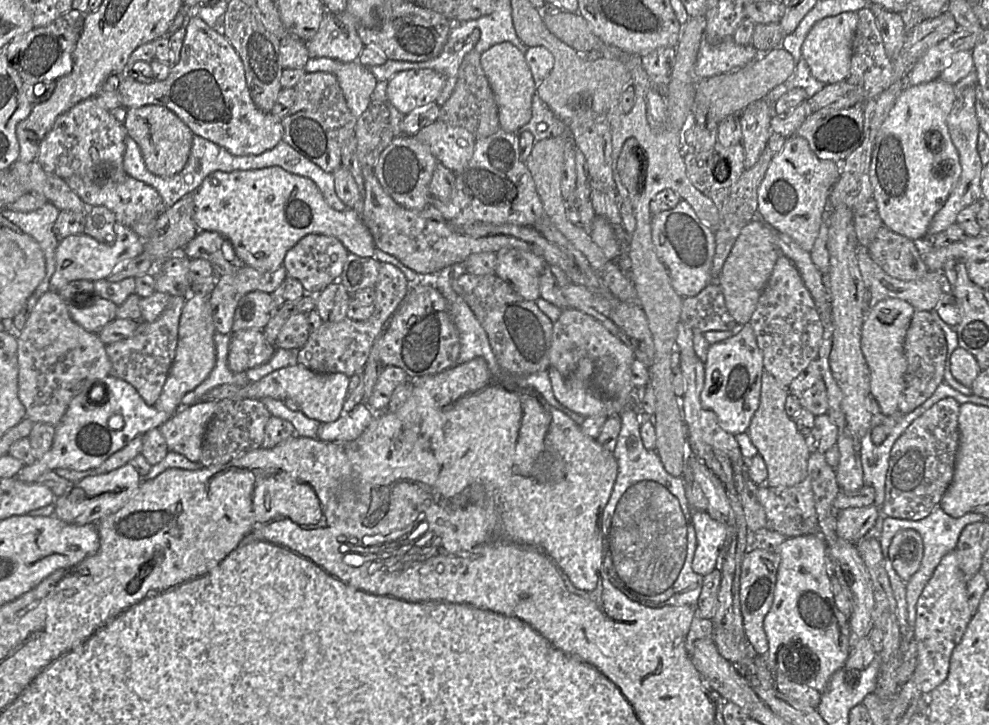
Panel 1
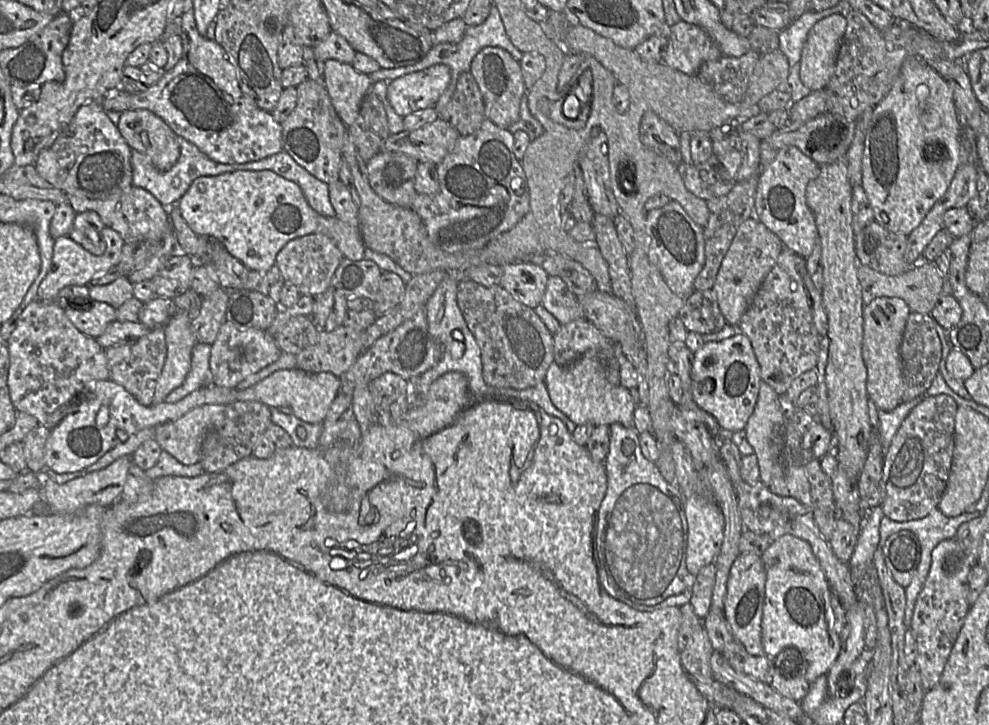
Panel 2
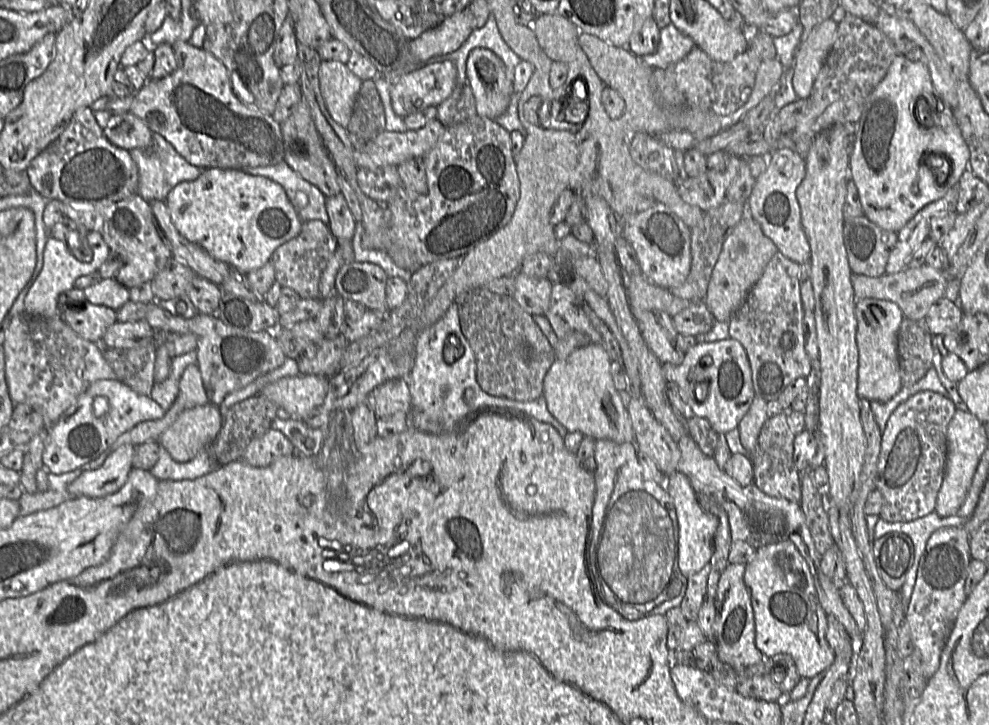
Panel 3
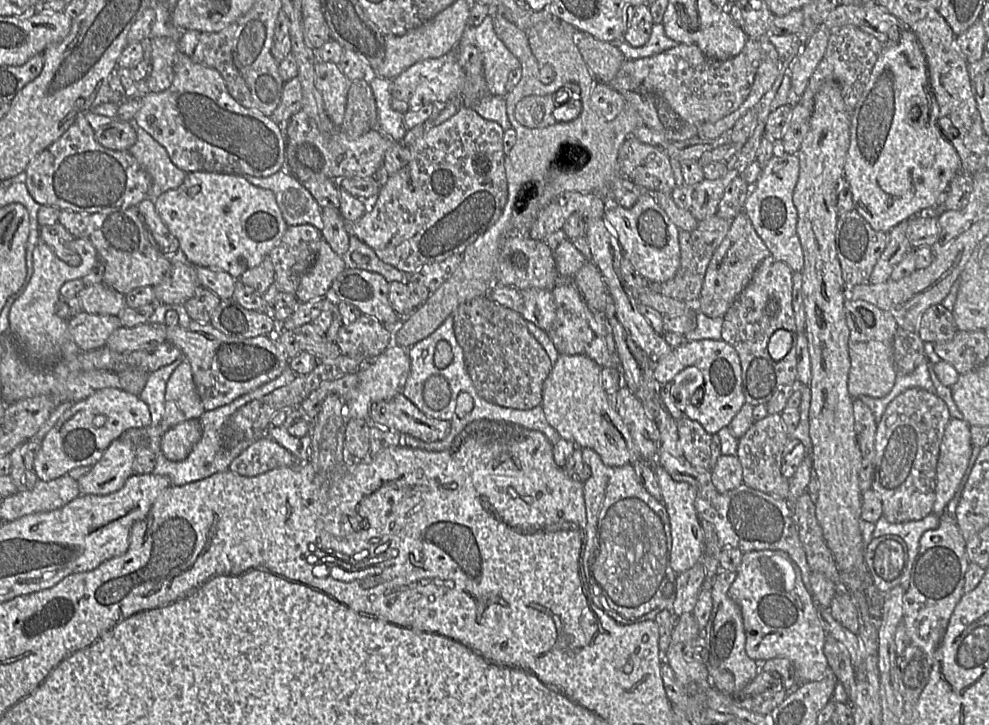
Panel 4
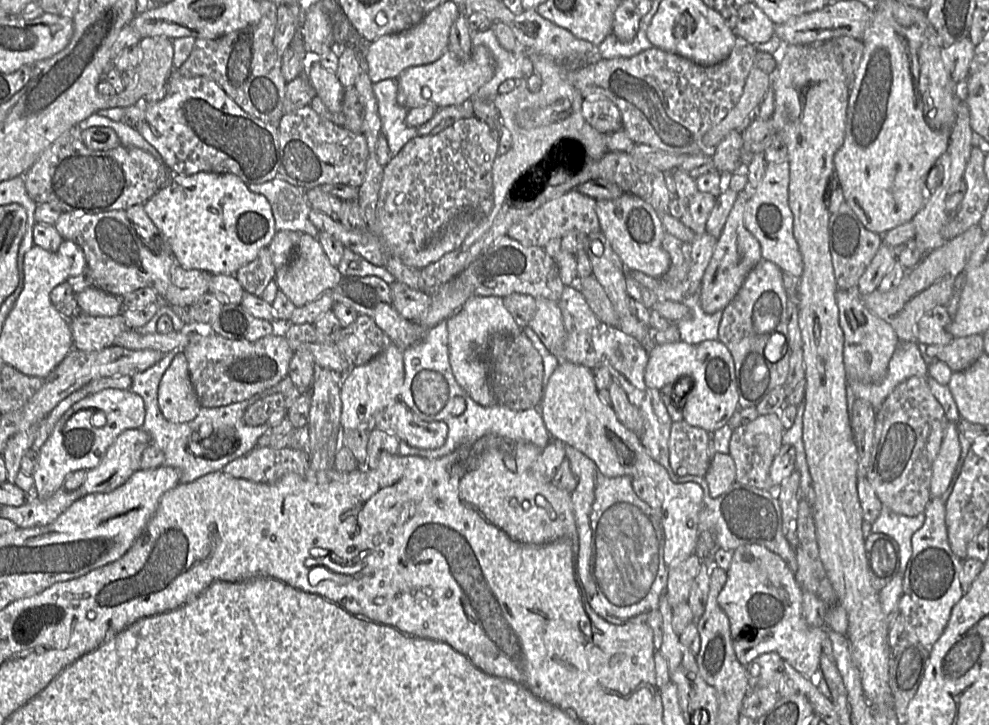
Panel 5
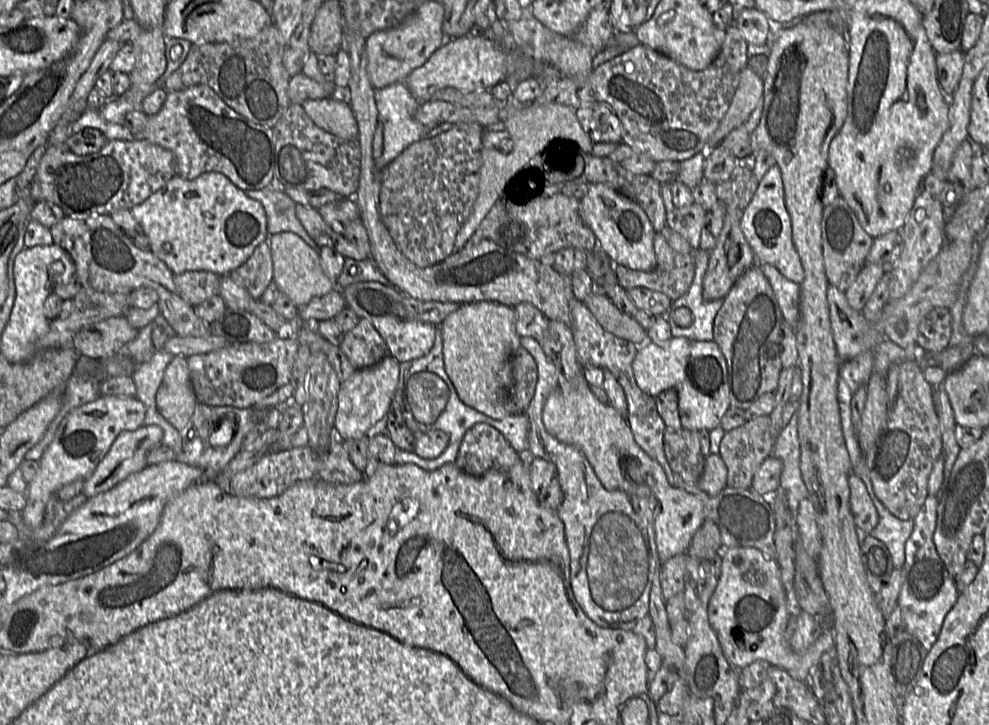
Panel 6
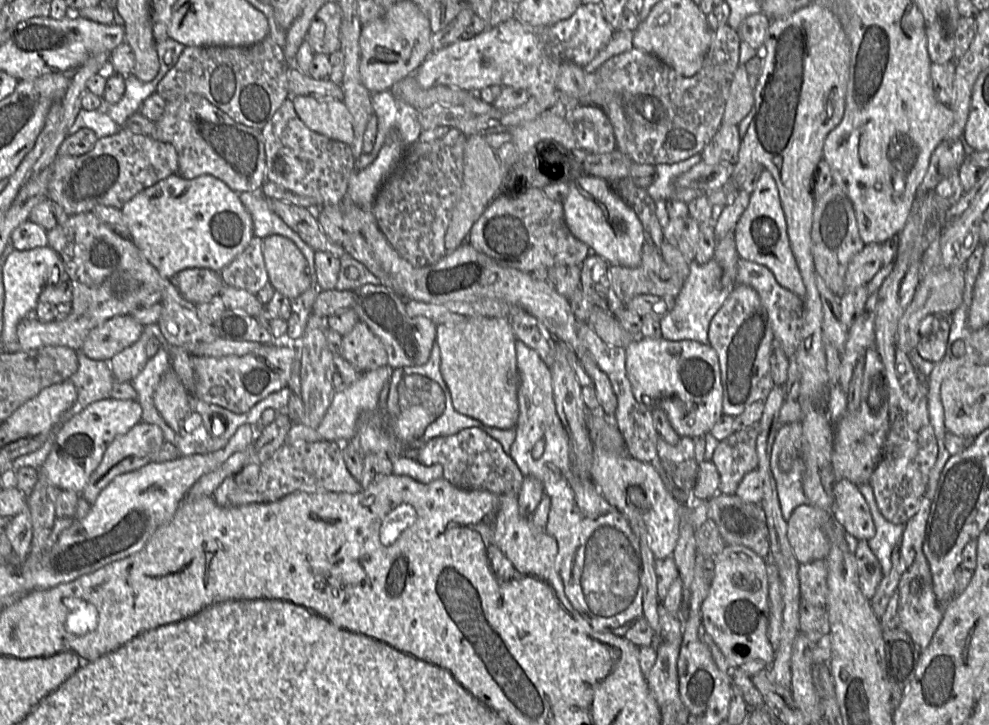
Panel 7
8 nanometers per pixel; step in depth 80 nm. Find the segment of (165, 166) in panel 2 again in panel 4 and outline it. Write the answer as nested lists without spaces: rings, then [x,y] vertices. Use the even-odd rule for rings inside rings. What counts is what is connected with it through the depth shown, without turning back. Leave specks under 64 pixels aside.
[[[115,118],[94,130],[97,142],[105,148],[128,151],[135,143],[137,135],[130,121]]]

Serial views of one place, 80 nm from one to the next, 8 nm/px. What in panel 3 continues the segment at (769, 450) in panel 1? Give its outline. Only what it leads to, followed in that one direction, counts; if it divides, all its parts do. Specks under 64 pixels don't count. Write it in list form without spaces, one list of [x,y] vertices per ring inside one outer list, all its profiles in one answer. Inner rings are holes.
[[[755,396],[749,410],[738,425],[740,440],[747,453],[754,452],[762,426],[769,418],[767,403],[768,401],[761,396]]]

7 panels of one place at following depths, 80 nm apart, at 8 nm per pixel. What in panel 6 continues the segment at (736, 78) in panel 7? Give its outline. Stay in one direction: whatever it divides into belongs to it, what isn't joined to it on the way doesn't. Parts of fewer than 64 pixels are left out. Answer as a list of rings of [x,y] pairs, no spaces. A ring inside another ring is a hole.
[[[746,67],[741,71],[739,85],[736,89],[733,100],[718,128],[709,138],[707,143],[708,149],[714,149],[732,130],[738,128],[747,121],[753,110],[756,108],[758,101],[762,98],[763,89],[763,79],[753,72],[752,69]]]

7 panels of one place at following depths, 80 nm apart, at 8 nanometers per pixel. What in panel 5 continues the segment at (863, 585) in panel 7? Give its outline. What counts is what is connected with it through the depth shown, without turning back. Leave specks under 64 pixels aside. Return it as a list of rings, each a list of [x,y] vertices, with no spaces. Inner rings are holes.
[[[870,534],[865,540],[865,556],[871,583],[876,591],[899,573],[899,546],[886,534]]]

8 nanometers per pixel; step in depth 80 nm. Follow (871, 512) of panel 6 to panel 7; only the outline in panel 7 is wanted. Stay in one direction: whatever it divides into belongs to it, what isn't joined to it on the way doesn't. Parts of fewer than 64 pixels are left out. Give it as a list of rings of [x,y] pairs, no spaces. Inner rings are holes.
[[[842,479],[833,487],[832,515],[845,531],[857,540],[869,540],[875,534],[870,508],[858,486]]]

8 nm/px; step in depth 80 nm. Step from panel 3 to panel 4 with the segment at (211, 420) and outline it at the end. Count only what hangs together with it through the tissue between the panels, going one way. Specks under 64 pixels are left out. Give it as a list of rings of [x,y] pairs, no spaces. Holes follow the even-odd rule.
[[[189,419],[169,428],[161,438],[161,448],[171,461],[186,459],[201,440],[203,428],[200,419]]]

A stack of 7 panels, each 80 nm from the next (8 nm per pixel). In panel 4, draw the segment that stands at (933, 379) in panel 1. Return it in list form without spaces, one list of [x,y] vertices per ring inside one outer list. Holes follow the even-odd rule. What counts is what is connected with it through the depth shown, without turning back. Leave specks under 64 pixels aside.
[[[897,328],[894,336],[894,359],[898,372],[912,373],[926,358],[924,343],[917,332]]]

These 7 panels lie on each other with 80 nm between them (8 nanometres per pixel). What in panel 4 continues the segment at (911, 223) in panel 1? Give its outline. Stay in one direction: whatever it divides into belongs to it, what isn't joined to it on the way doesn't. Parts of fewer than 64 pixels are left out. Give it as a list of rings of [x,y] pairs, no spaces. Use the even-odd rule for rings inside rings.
[[[905,29],[896,43],[883,43],[882,52],[872,68],[863,93],[850,114],[850,145],[844,165],[844,178],[852,193],[854,210],[860,214],[875,231],[889,233],[890,230],[903,221],[907,221],[920,213],[926,213],[927,210],[936,208],[940,204],[940,201],[942,201],[950,182],[959,173],[962,173],[960,156],[951,142],[942,136],[938,125],[931,125],[930,119],[926,125],[920,125],[913,120],[913,115],[929,114],[929,117],[931,116],[931,112],[929,112],[928,108],[928,102],[929,80],[925,57],[915,33],[910,29]]]

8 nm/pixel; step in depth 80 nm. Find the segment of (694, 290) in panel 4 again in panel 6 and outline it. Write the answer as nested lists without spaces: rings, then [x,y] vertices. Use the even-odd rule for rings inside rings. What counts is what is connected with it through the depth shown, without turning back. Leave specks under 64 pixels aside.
[[[661,233],[654,238],[656,267],[651,271],[638,271],[615,265],[614,274],[626,291],[644,287],[665,294],[672,301],[689,289],[695,274],[693,251],[682,254],[674,251]]]

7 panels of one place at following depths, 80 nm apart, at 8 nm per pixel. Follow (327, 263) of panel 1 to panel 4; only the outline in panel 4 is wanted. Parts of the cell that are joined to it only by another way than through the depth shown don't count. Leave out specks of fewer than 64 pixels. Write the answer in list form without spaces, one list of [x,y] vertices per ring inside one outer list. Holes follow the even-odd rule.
[[[311,224],[288,226],[269,256],[279,292],[294,294],[302,276],[314,264],[321,230]]]

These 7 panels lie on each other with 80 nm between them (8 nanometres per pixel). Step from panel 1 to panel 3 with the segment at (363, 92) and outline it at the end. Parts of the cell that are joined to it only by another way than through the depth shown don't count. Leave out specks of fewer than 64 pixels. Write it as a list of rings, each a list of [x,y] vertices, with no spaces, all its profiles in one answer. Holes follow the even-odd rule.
[[[322,60],[319,83],[331,117],[346,128],[351,119],[362,80],[349,70],[346,64],[333,60]]]

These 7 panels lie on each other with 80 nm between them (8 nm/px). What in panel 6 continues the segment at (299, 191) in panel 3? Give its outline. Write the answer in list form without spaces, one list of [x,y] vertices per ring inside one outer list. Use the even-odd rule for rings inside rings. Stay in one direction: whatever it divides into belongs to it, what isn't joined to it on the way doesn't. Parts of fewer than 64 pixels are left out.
[[[274,177],[269,185],[259,190],[244,191],[246,196],[259,201],[267,218],[268,236],[293,232],[311,247],[314,241],[296,216],[296,203],[284,192],[285,187]]]

